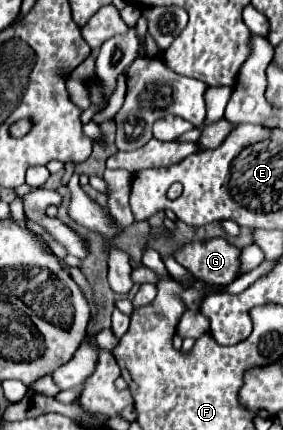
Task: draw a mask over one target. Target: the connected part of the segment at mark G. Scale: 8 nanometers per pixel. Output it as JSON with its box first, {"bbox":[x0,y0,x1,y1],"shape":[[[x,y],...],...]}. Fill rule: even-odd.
{"bbox":[174,237,240,293],"shape":[[[222,237],[190,241],[178,251],[174,259],[186,267],[196,279],[200,279],[208,293],[216,293],[228,287],[240,273],[240,249],[230,245]]]}

